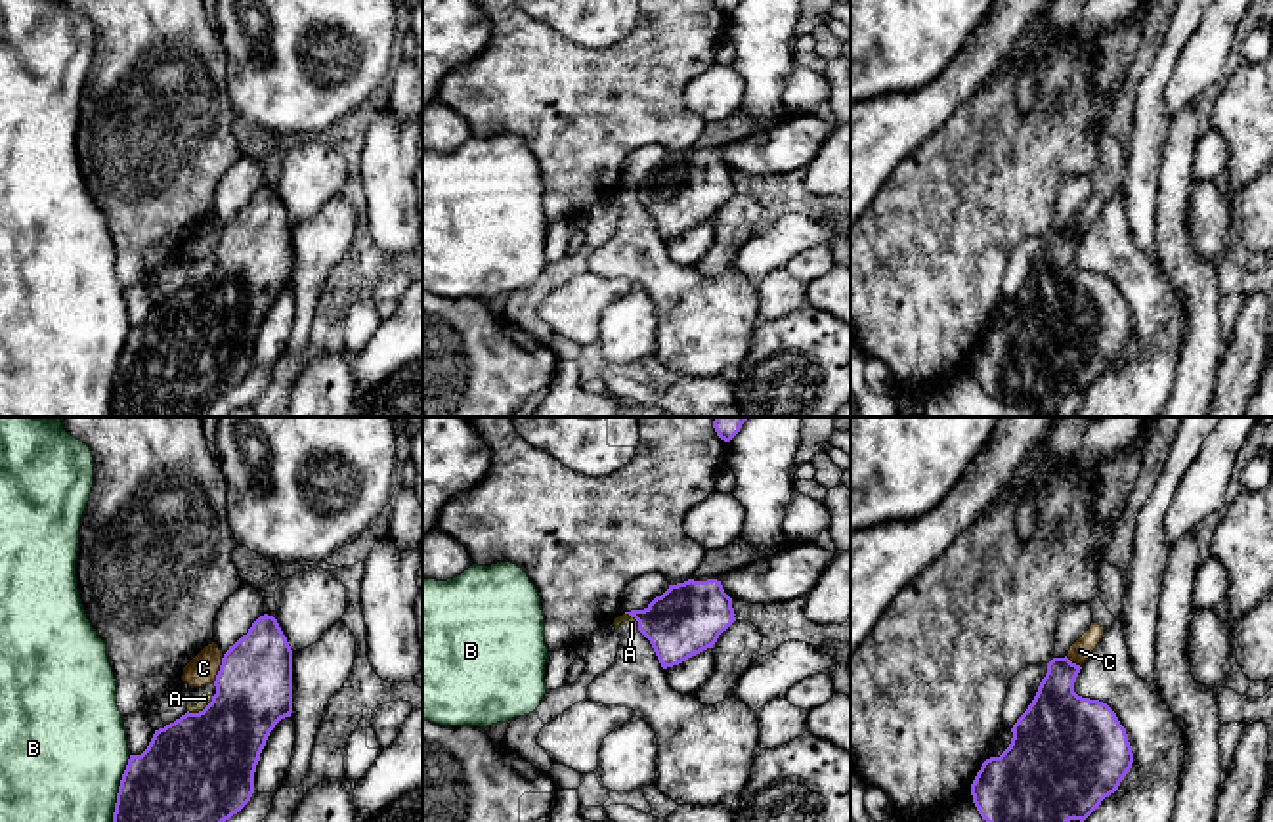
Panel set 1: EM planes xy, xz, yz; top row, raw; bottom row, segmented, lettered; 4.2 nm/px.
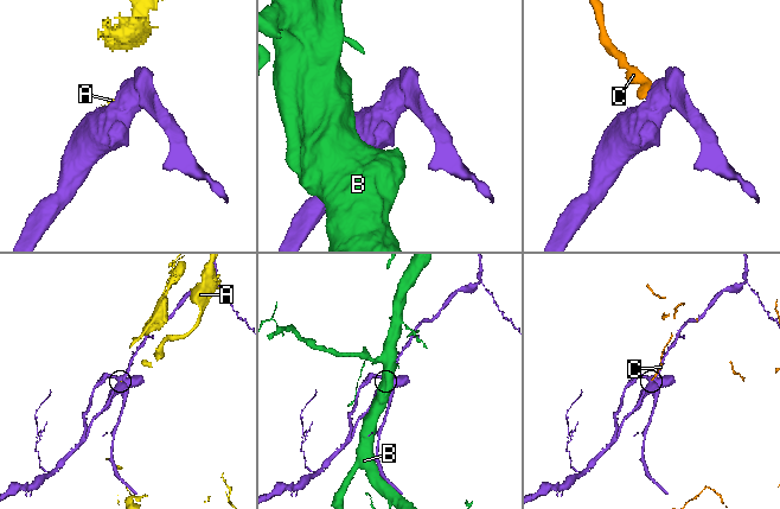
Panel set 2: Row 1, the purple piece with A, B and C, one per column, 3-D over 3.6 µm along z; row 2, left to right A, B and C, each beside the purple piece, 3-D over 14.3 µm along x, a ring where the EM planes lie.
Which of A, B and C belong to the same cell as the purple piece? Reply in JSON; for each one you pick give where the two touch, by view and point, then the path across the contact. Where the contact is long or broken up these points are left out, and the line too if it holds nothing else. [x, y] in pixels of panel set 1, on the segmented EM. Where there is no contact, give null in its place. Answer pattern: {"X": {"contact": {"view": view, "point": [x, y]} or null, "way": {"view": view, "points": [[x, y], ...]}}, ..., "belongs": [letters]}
{"belongs": []}

